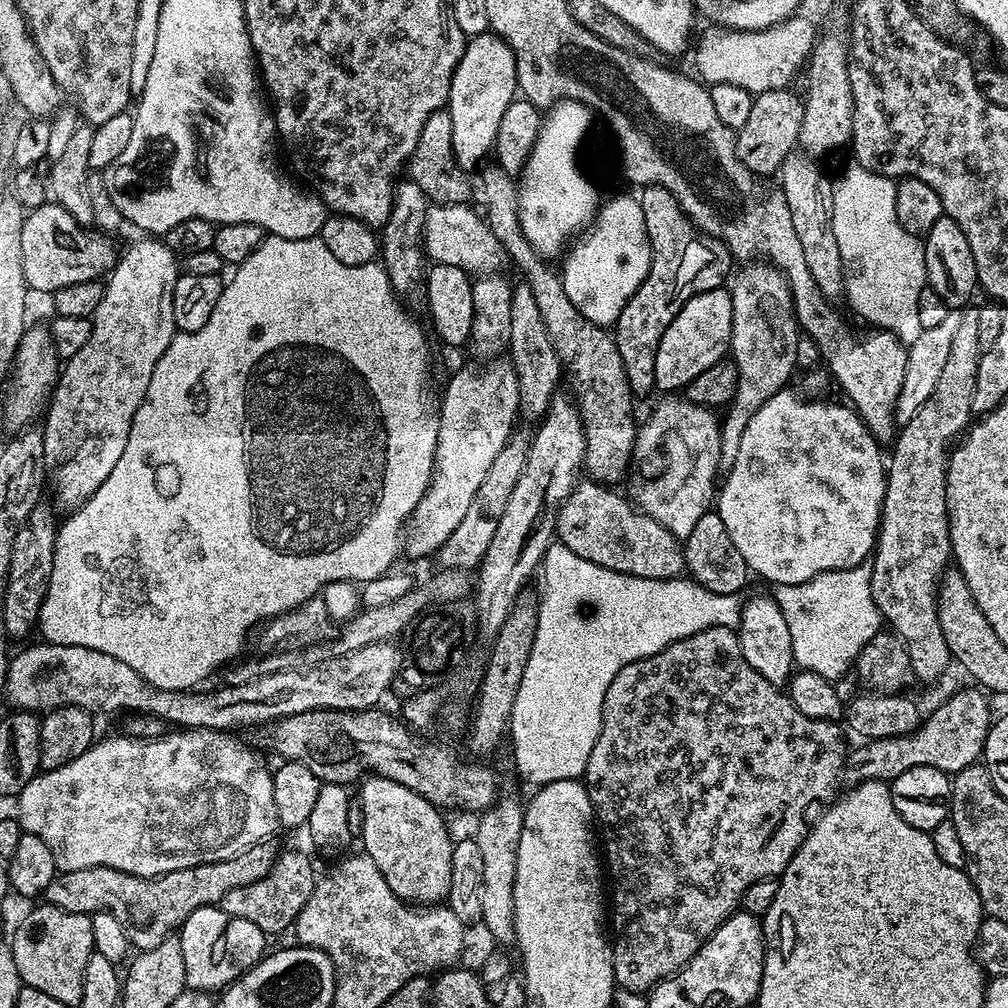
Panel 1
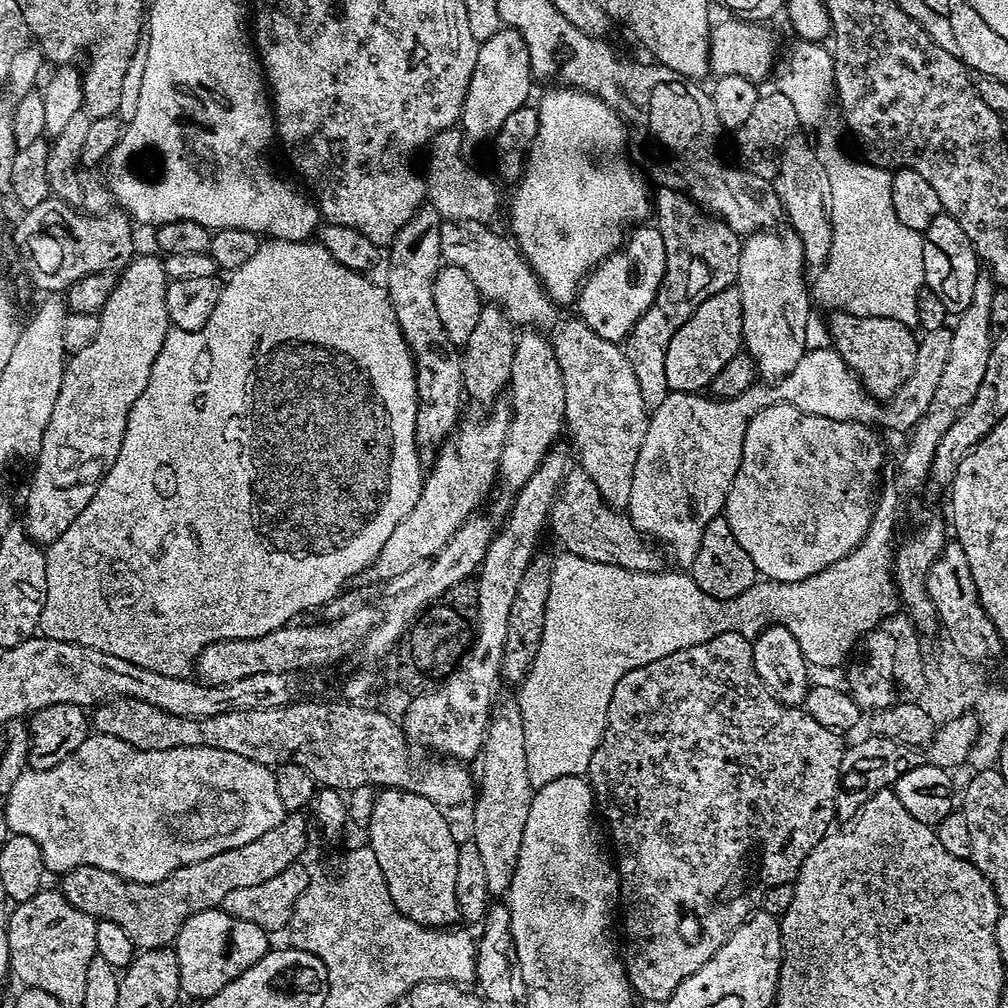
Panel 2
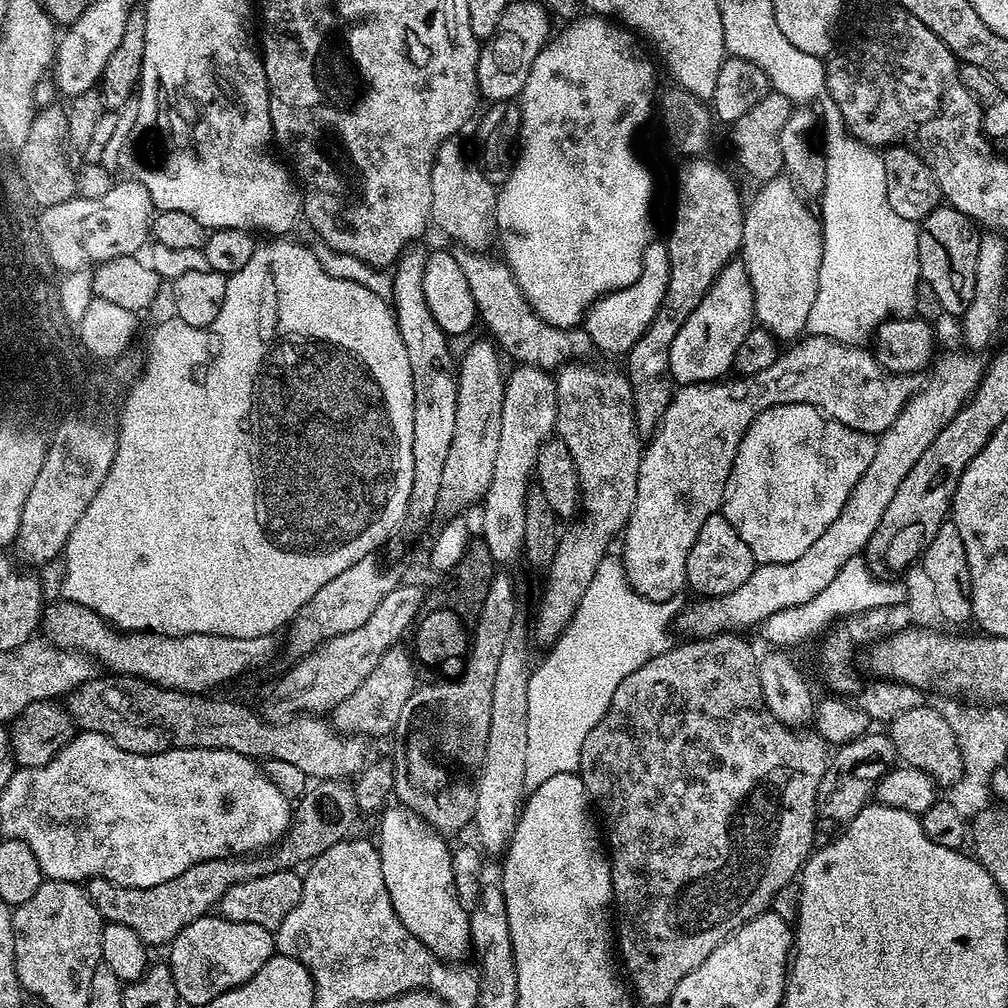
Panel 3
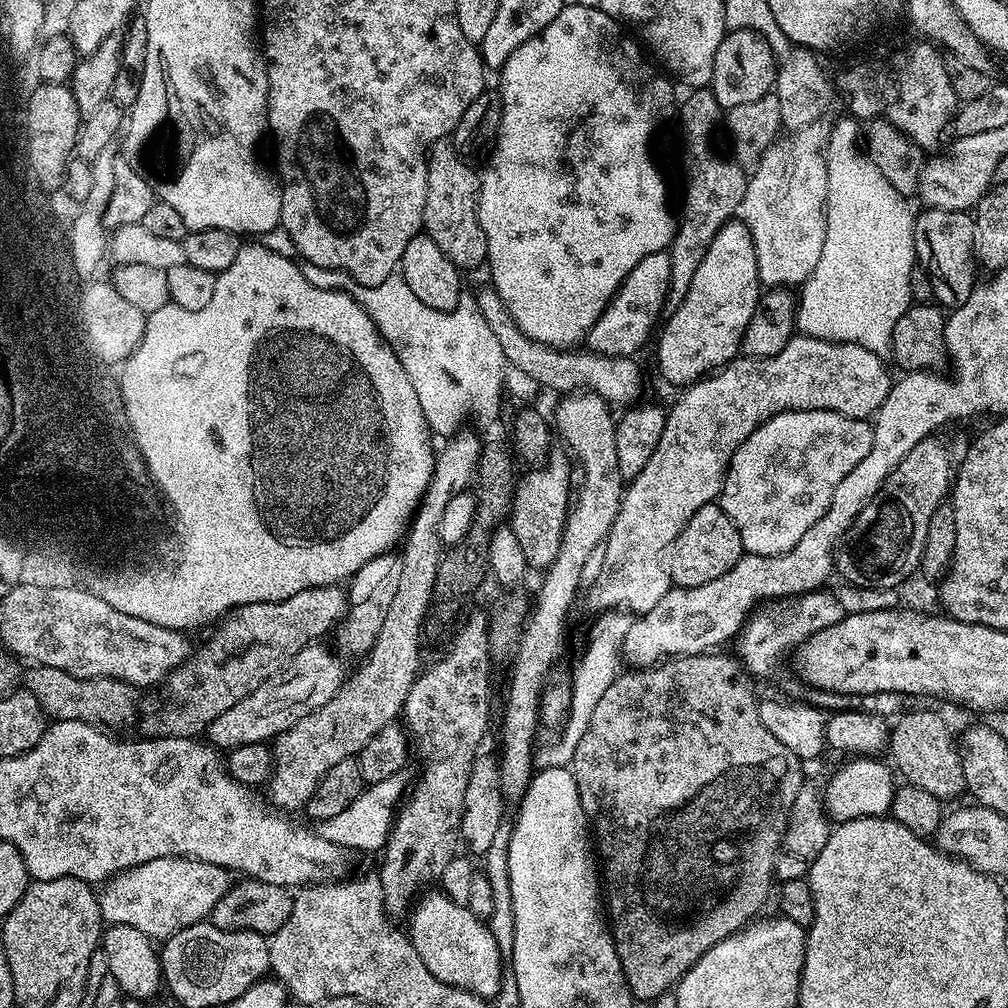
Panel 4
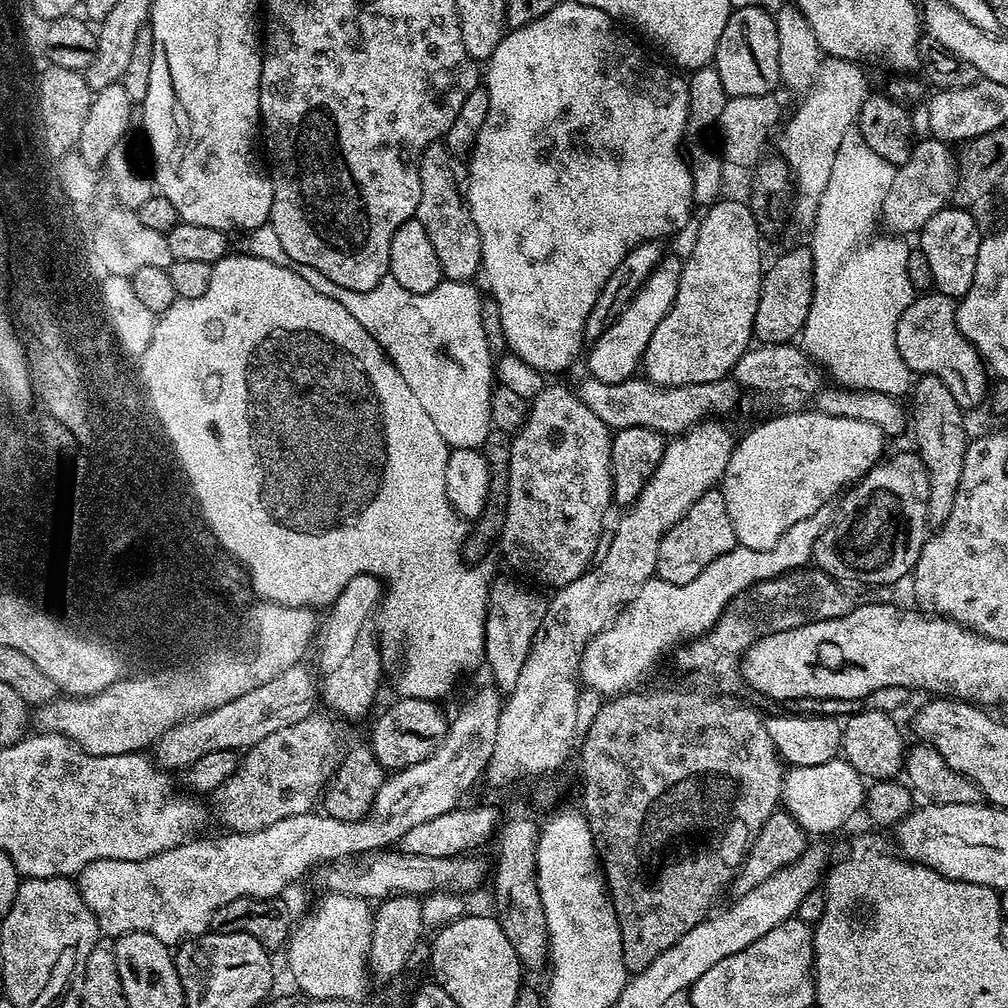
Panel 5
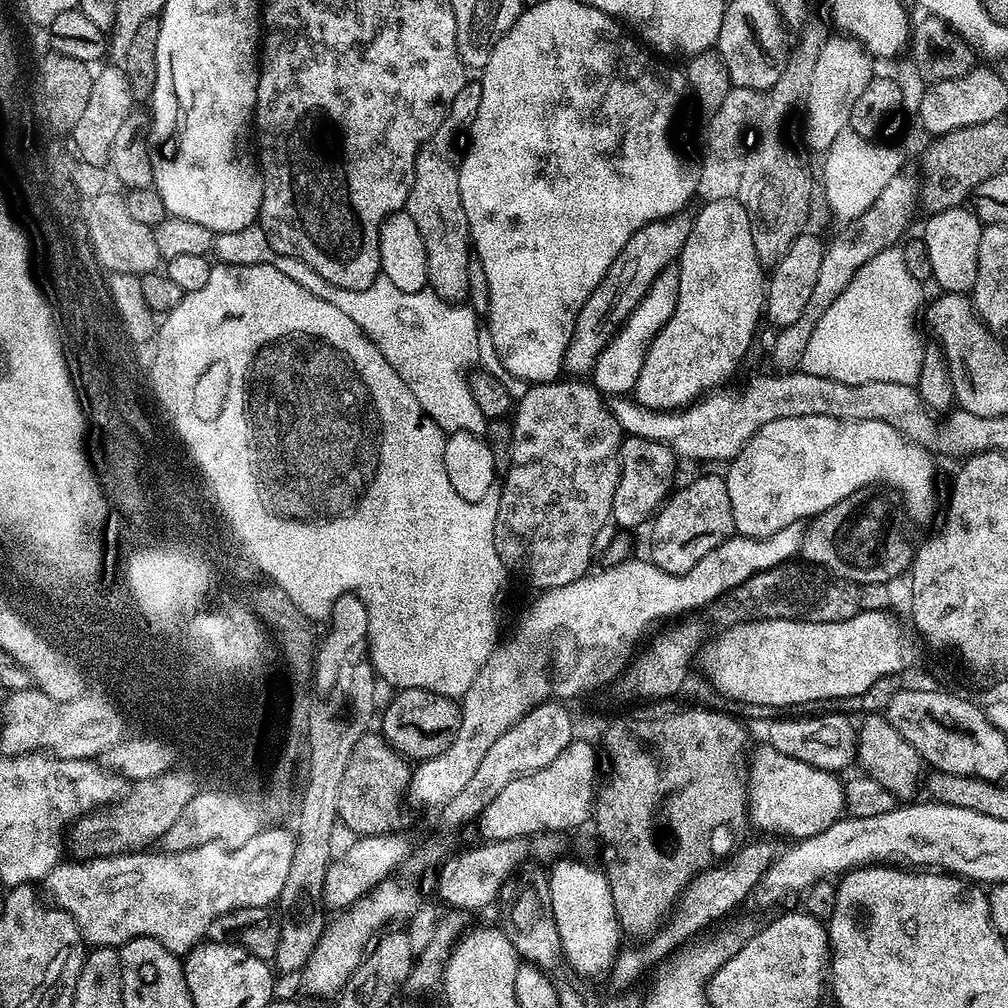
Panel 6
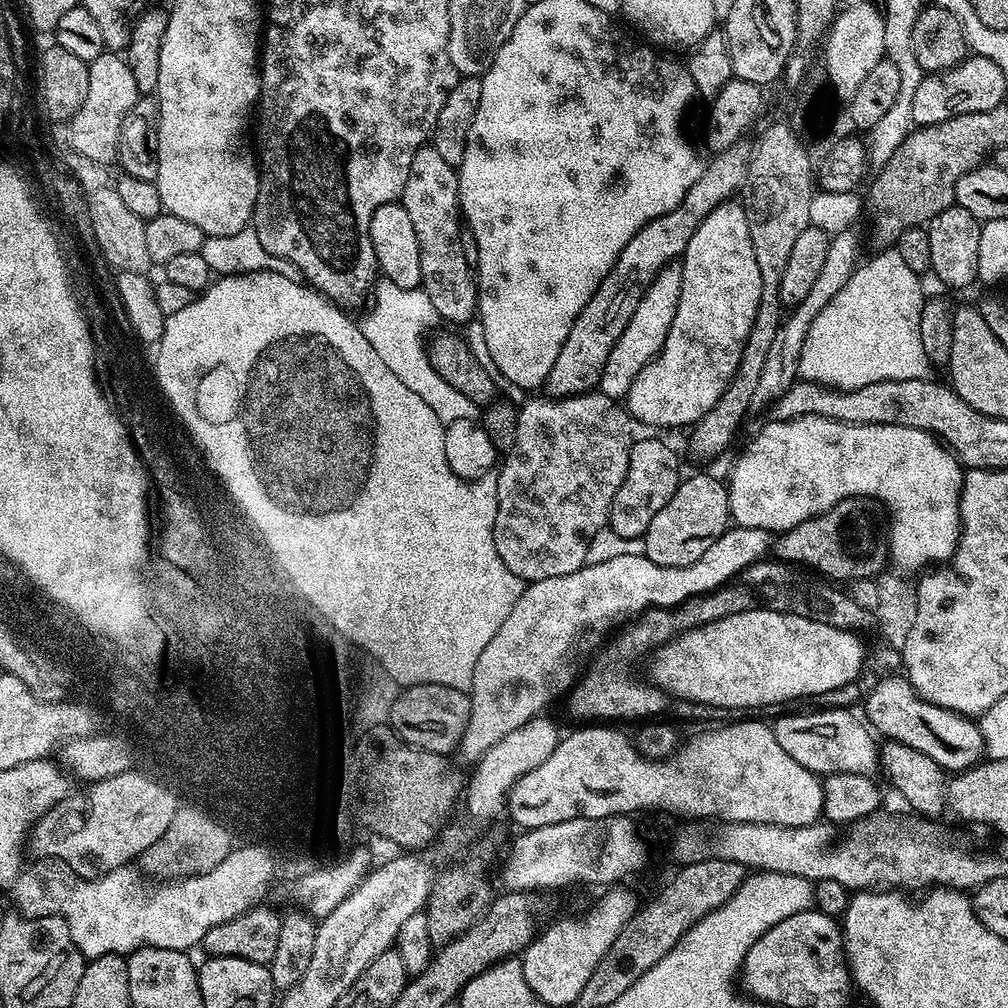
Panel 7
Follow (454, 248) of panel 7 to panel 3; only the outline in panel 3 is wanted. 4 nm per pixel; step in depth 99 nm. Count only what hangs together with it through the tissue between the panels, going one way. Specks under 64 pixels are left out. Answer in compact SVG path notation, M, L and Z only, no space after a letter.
M447 147L437 148L434 159L430 164L430 208L428 215L431 223L436 224L440 232L445 232L456 244L461 244L464 250L484 250L488 243L493 243L496 232L496 197L497 189L476 168L471 168L456 152L447 152Z

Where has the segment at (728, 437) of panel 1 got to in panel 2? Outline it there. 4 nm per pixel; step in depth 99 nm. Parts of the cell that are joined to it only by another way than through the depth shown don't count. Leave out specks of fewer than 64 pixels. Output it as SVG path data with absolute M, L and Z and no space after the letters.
M761 230L753 232L740 245L740 257L736 263L736 271L734 273L734 287L740 293L740 313L742 314L742 344L749 356L752 357L752 363L755 365L755 371L763 377L765 381L772 382L782 377L795 366L798 358L804 356L806 345L804 345L804 331L808 328L808 300L810 301L810 288L804 284L804 268L806 269L806 261L804 259L804 247L800 241L800 236L791 230L785 232L776 232L777 230Z

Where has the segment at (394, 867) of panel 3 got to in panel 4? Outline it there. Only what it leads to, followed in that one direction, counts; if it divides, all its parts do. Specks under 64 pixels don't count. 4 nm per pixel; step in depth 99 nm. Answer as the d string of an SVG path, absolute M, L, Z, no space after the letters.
M439 890L426 892L428 891L425 891L415 901L414 907L407 917L409 920L406 932L414 950L418 950L418 958L422 958L422 962L426 962L426 970L430 970L430 974L434 974L434 978L438 978L438 982L446 982L450 986L461 988L475 996L495 998L502 982L503 959L499 956L498 943L495 942L494 934L491 933L487 923L476 917L465 905L454 902L446 893Z

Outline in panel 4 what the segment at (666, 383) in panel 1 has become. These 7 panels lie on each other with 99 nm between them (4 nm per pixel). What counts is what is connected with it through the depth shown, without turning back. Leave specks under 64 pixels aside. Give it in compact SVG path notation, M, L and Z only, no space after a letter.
M733 218L718 230L710 250L706 250L706 258L698 270L694 270L694 282L690 282L690 290L679 306L671 311L672 317L656 344L656 360L660 363L660 372L672 384L687 386L729 364L737 359L741 351L740 343L746 334L746 326L750 326L756 305L760 302L762 285L757 274L754 244L750 238L750 230L744 221Z

